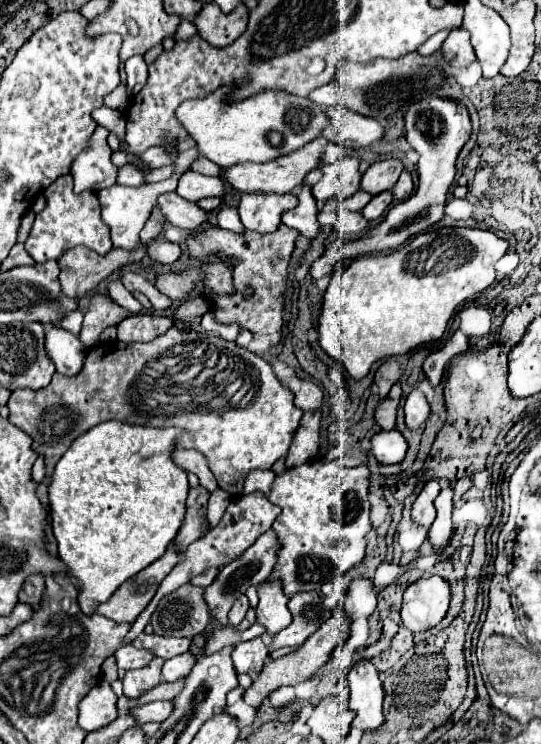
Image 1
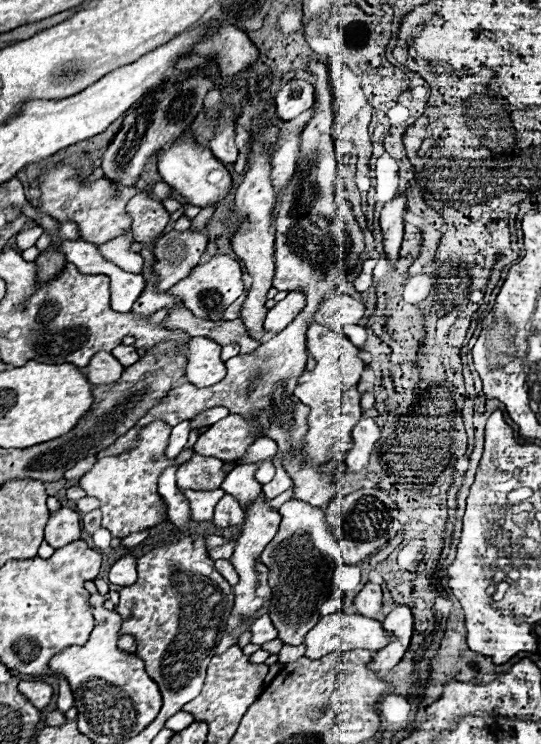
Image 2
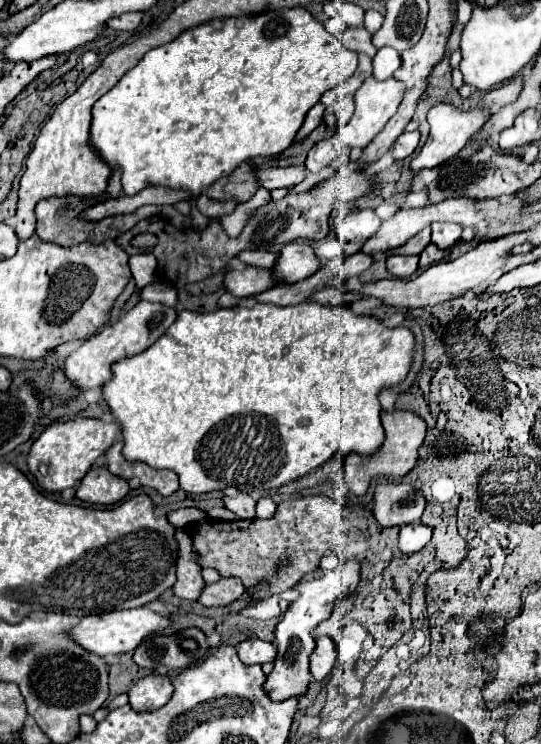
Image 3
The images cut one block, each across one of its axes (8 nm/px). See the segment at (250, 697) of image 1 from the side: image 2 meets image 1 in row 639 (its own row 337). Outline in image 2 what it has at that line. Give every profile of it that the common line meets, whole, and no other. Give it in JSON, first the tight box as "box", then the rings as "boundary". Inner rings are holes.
{"box":[298,324,366,404],"boundary":[[[312,324],[312,326],[310,326],[310,328],[308,328],[308,352],[310,352],[310,356],[312,356],[312,358],[314,358],[314,360],[316,361],[316,366],[314,368],[313,371],[311,371],[311,381],[306,382],[306,383],[302,383],[300,382],[300,378],[298,379],[298,383],[299,384],[312,384],[312,390],[314,390],[314,394],[316,394],[316,400],[318,400],[318,402],[334,402],[334,404],[336,404],[336,402],[338,402],[338,398],[340,398],[340,392],[344,392],[344,390],[350,390],[350,388],[356,388],[356,384],[358,384],[358,382],[360,382],[360,376],[362,376],[362,372],[364,372],[364,368],[366,368],[366,362],[364,362],[364,360],[362,360],[362,358],[360,358],[360,348],[356,348],[356,346],[354,346],[354,344],[352,344],[352,342],[350,342],[350,340],[348,340],[348,338],[346,338],[346,336],[344,336],[344,334],[342,334],[342,332],[338,332],[338,330],[330,330],[330,328],[326,328],[326,326],[320,326],[320,324]]]}

